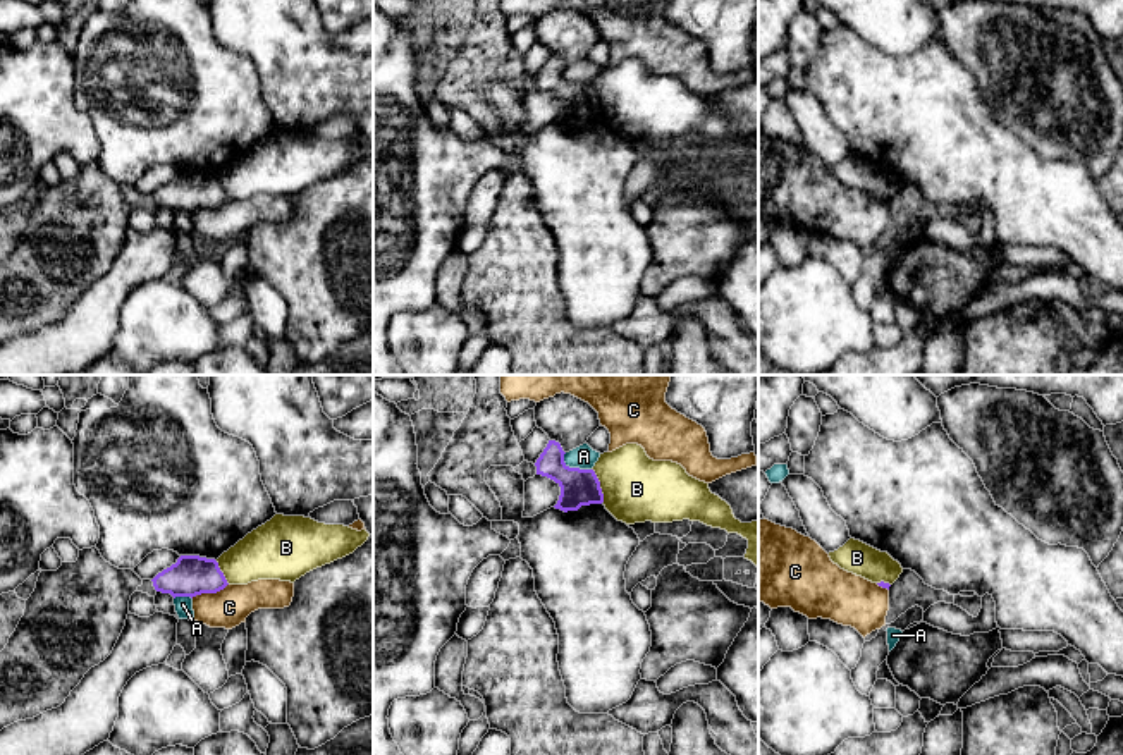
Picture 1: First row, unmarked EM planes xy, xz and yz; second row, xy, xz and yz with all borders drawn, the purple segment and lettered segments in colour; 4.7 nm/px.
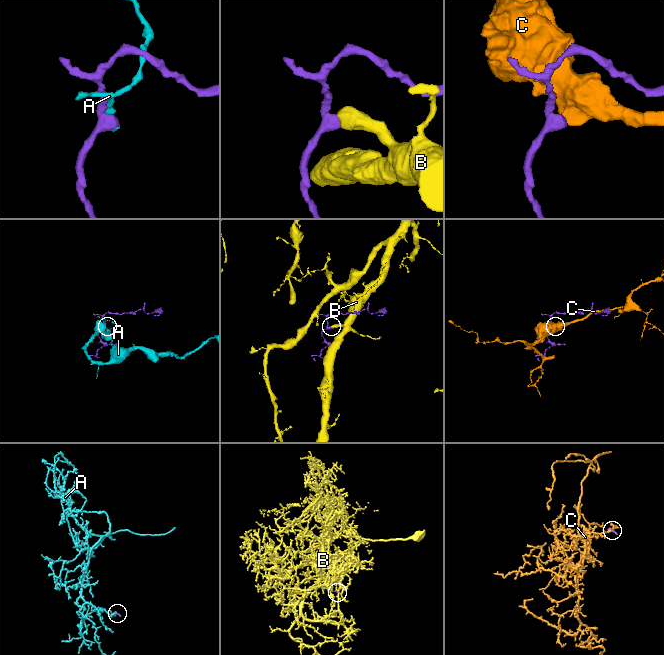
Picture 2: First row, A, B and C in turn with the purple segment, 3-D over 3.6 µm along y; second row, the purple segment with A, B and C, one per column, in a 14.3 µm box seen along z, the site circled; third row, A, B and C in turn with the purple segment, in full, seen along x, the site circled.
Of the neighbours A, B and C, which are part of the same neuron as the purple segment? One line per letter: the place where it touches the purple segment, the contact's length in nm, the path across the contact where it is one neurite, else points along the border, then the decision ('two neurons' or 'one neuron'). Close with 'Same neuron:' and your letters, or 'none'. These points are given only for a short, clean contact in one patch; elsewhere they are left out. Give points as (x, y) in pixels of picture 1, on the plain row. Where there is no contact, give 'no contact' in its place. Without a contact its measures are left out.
A: xz (575, 83) | 150 nm | two neurons
B: xz (599, 100) | 170 nm | along xz (592, 83), (604, 116) | two neurons
C: xy (208, 207) | 190 nm | along xy (227, 198), (215, 207), (202, 207), (191, 212) | two neurons
Same neuron: none

